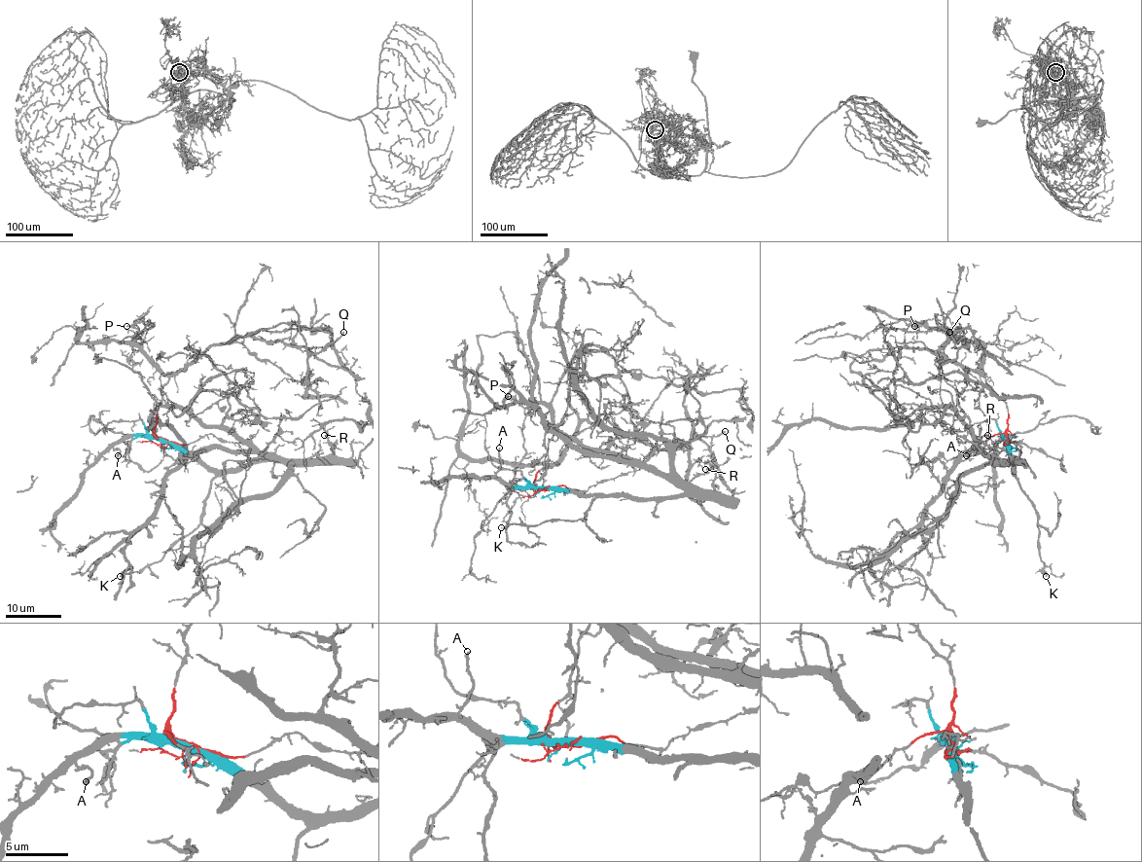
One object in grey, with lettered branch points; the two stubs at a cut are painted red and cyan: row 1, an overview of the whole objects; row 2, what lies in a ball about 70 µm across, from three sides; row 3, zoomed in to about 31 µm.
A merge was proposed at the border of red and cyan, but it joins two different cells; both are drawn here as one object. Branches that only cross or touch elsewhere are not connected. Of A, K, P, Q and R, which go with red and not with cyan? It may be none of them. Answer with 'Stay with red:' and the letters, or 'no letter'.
Stay with red: P, Q

